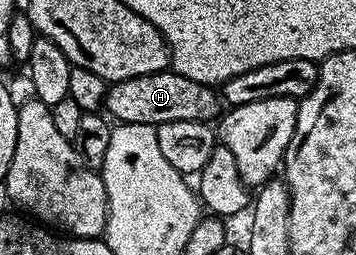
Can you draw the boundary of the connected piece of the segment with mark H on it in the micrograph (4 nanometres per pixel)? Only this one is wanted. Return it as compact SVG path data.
M166 71L110 84L105 94L104 108L109 109L108 116L114 122L122 125L143 123L156 127L180 121L212 122L222 112L223 101L214 86L202 85L195 79L187 79L187 75Z

